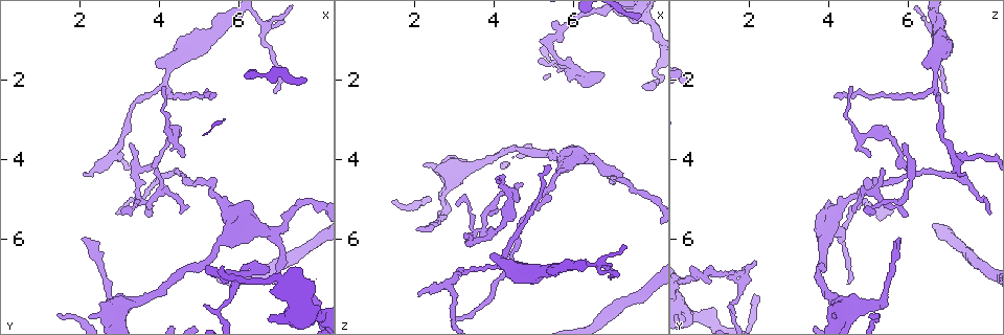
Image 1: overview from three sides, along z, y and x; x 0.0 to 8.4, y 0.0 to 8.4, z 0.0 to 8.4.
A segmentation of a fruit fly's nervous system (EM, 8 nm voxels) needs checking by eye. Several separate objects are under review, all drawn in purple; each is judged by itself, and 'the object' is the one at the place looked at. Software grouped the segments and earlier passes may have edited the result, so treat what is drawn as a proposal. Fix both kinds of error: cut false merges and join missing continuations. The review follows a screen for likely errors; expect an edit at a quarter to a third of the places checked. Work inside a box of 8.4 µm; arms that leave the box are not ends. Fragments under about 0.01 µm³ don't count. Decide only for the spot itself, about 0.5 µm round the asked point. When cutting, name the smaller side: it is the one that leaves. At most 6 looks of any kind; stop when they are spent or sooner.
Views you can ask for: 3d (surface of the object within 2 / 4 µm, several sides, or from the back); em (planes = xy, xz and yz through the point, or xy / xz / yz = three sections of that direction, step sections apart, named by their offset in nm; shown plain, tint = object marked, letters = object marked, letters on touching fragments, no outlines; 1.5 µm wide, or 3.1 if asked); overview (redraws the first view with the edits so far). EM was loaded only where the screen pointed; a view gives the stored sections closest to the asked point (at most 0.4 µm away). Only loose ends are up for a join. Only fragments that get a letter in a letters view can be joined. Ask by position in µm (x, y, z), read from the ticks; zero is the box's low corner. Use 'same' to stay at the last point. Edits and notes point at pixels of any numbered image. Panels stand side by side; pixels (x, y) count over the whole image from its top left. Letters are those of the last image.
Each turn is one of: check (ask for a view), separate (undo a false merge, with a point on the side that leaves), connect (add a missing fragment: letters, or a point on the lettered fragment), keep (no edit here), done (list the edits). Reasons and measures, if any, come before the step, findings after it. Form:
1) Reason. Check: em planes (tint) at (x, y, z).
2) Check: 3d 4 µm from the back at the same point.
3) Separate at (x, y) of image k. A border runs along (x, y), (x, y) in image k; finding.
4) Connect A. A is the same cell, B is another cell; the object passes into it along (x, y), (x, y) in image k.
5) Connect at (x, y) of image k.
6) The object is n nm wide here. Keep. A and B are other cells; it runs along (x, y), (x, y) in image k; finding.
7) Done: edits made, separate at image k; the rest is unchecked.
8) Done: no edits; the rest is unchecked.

Check: 3d 4 µm at (6.45, 6.55, 2.15).

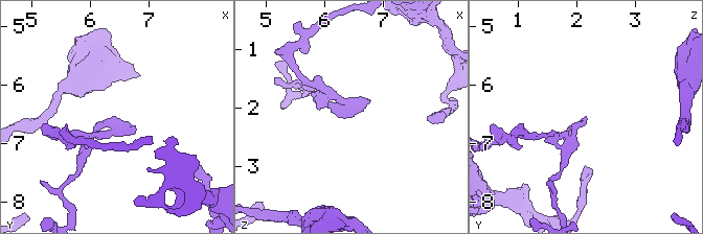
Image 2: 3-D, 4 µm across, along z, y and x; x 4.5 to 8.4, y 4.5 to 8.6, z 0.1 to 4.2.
Shape alone is not enough. Check: em planes (letters) at (6.45, 6.55, 2.15).

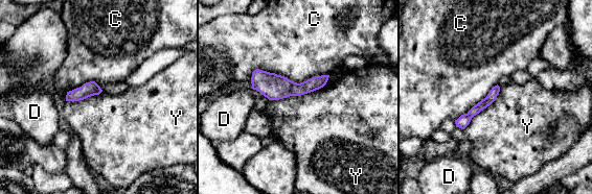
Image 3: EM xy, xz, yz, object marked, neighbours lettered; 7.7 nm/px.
Separate at (492, 96) of image 3. C, D and Y are other cells; a border runs along (467, 114), (471, 118) in image 3; two neurons meet here.

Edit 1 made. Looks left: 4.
An open end. Check: 3d 2 µm at (3.85, 1.70, 6.50).

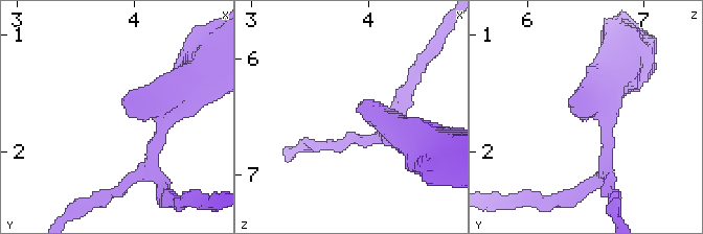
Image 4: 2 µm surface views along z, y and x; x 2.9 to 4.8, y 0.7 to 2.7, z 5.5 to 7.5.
Check: em yz step 8 (tint) at (3.92, 1.68, 6.46).

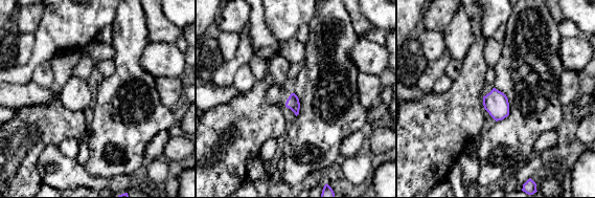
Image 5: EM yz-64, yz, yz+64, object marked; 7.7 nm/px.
Check: em planes (letters) at the same point.

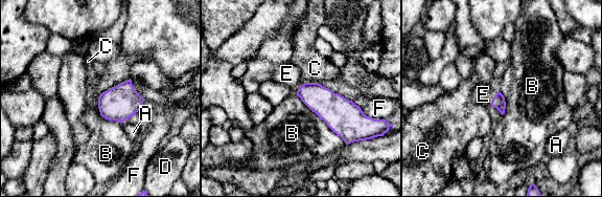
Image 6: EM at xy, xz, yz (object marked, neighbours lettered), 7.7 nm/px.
Connect E. E is the same cell, A, B, C, D and F are other cells; it goes on there.

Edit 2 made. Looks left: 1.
Thin end. Check: em planes (letters) at (4.55, 5.35, 4.65).

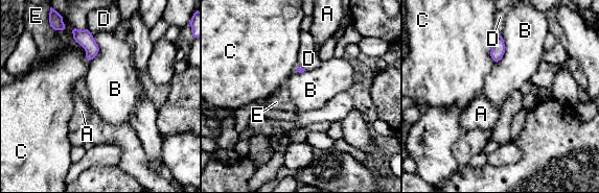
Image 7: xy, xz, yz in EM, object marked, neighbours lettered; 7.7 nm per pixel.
Keep. A, B, C, D and E are other cells; a border runs along (502, 35), (504, 54), (497, 62) in image 7; none of them fits.

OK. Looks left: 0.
Done: edits made, separate at image 3, connect at image 6; the rest is unchecked.

